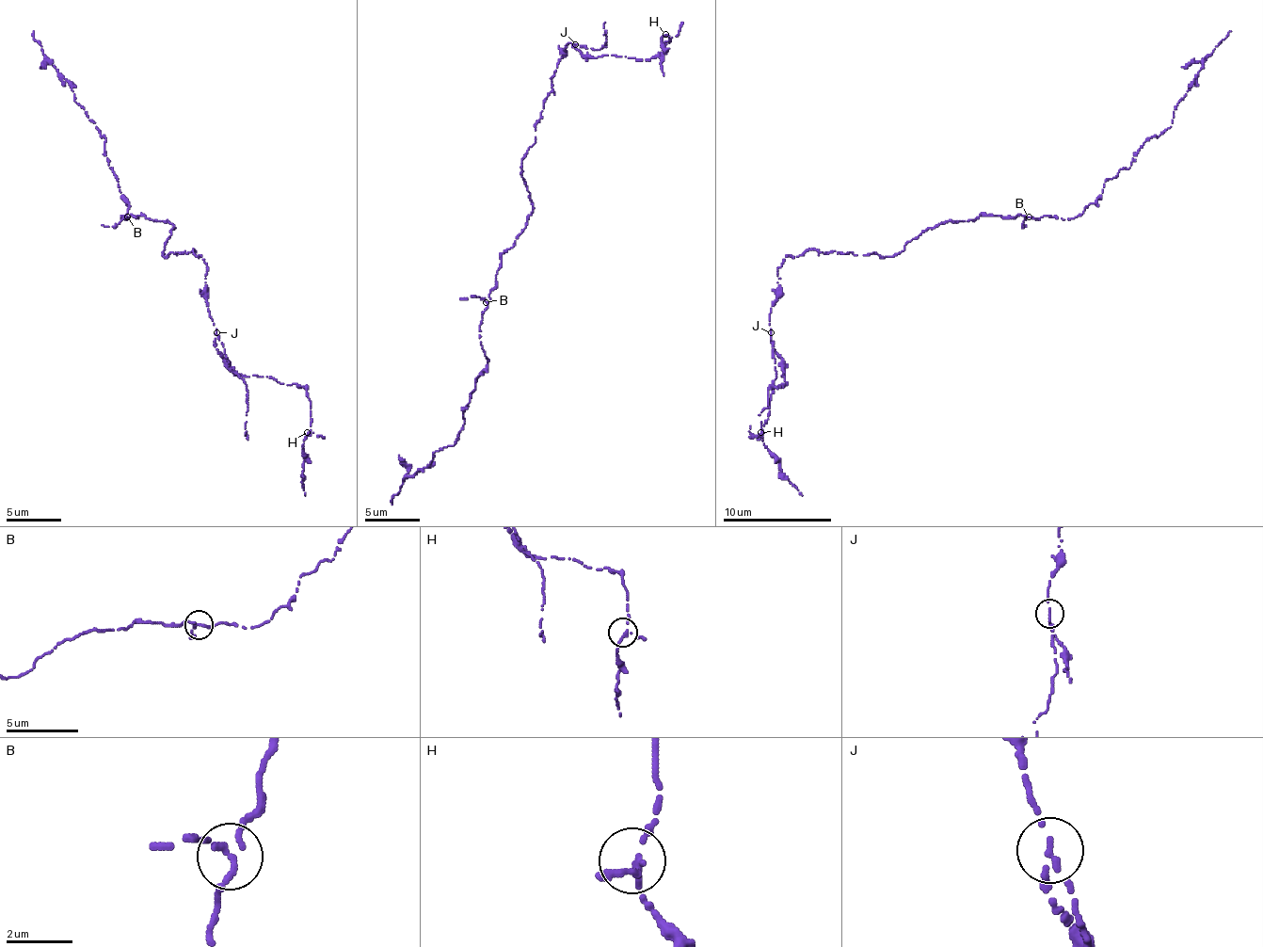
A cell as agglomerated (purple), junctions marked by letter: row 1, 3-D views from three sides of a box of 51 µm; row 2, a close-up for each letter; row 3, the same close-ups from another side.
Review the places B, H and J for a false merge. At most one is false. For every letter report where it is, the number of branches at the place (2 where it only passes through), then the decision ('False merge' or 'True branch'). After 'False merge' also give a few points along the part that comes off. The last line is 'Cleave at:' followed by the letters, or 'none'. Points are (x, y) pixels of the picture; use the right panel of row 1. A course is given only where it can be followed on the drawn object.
B: Place: (1029, 216). Branches: 3. True branch
H: Place: (760, 432). Branches: 3. True branch
J: Place: (771, 332). Branches: 3. True branch
Cleave at: none

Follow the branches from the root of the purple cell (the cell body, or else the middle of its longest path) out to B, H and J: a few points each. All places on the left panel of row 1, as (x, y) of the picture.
B: (162, 251), (173, 227), (170, 224), (143, 216), (127, 216)
H: (162, 251), (165, 257), (192, 248), (206, 263), (214, 347), (241, 377), (301, 385), (310, 399), (307, 432)
J: (162, 251), (165, 257), (192, 248), (206, 263), (206, 306), (216, 333)

